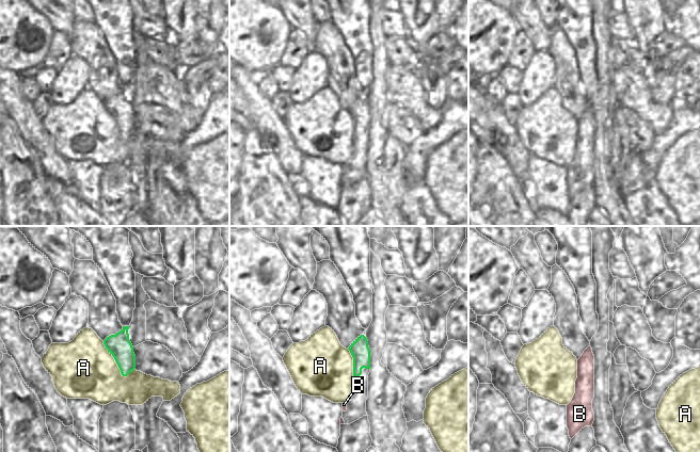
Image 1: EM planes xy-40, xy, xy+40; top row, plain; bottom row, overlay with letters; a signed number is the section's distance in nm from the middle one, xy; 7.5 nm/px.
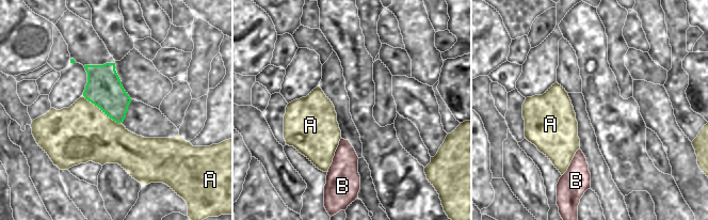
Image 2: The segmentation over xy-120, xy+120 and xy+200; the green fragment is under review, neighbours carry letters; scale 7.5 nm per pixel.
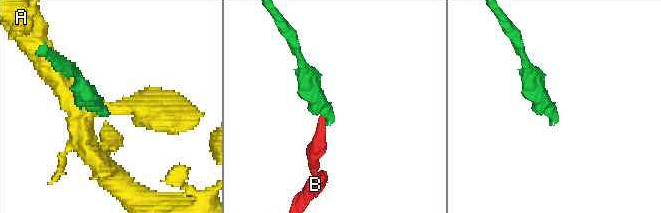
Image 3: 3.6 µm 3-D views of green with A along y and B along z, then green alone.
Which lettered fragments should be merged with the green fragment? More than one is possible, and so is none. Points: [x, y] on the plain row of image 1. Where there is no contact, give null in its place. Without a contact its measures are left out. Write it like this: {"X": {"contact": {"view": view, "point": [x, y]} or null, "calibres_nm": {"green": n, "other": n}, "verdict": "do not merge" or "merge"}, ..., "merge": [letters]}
{"A": {"contact": {"view": "xy-40", "point": [117, 126]}, "calibres_nm": {"green": 170, "other": 440}, "verdict": "do not merge"}, "B": {"contact": null, "verdict": "merge"}, "merge": ["B"]}

